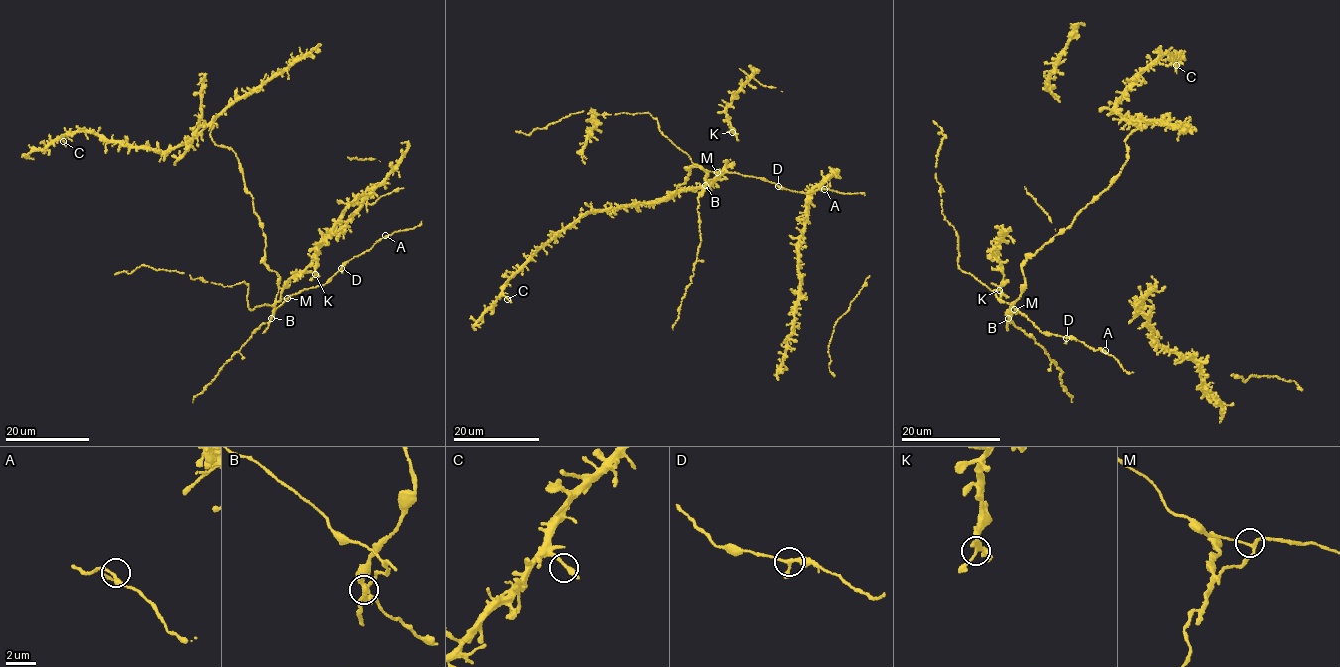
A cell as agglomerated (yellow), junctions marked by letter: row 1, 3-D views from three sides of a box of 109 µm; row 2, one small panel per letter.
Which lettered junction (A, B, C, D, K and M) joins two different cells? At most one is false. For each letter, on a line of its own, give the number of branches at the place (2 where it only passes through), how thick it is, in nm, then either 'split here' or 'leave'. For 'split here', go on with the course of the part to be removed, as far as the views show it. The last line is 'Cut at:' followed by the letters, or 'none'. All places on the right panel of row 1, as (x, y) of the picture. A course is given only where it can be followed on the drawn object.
A: 3 | 160 nm | leave
B: 3 | 240 nm | split here | (1008, 318), (1025, 284), (1027, 259), (1068, 228), (1118, 176), (1127, 157), (1127, 139), (1148, 124)
C: 2 | 280 nm | leave
D: 3 | 200 nm | leave
K: 4 | 240 nm | leave
M: 3 | 190 nm | leave
Cut at: B

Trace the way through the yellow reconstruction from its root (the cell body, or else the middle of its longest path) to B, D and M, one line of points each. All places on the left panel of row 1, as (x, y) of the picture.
B: (278, 291), (271, 317)
D: (278, 291), (275, 308), (293, 294), (329, 282), (341, 268)
M: (278, 291), (275, 308), (287, 298)

